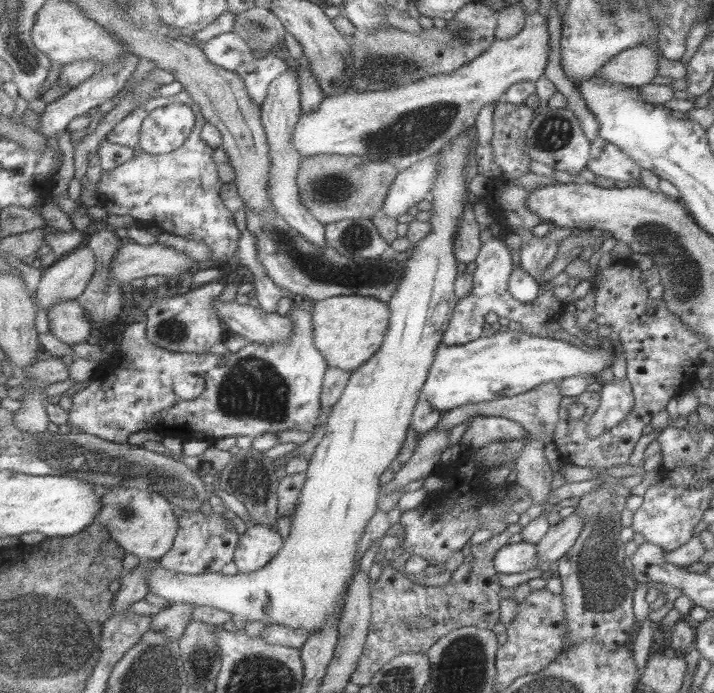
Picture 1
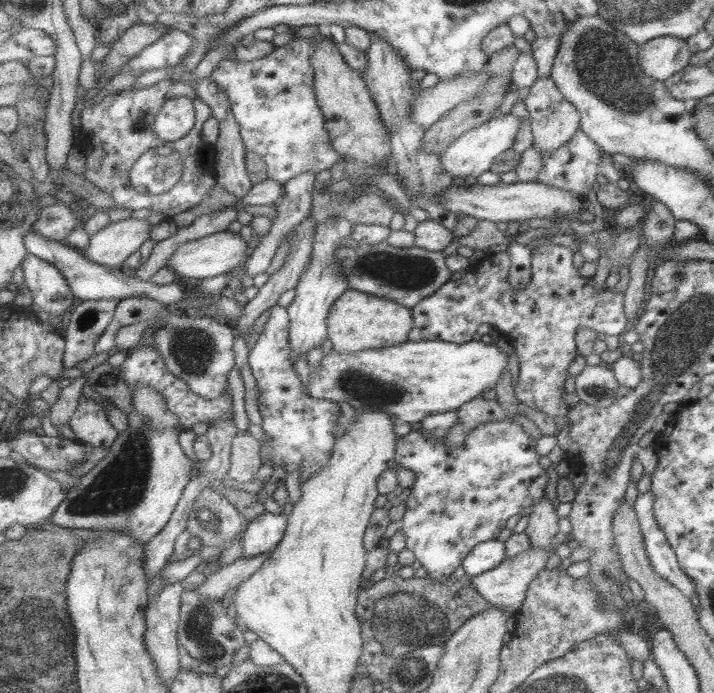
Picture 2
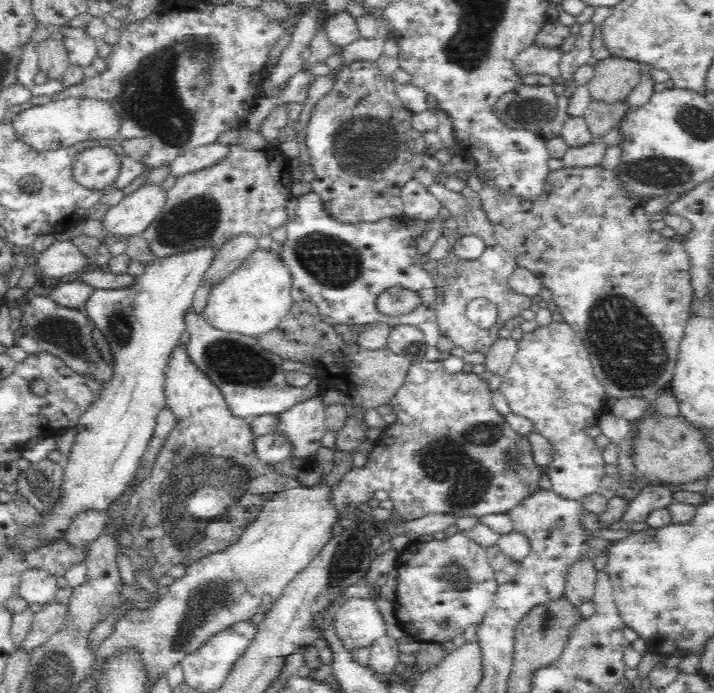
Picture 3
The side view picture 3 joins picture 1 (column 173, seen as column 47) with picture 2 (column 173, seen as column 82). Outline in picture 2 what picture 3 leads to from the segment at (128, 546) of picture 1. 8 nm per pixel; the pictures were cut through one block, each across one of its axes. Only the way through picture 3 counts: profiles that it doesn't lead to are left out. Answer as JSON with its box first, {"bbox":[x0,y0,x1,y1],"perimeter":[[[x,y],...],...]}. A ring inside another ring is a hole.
{"bbox":[50,385,194,544],"perimeter":[[[145,385],[139,387],[138,392],[133,396],[134,409],[127,414],[128,416],[128,427],[119,433],[116,438],[115,444],[110,448],[109,454],[101,460],[101,462],[93,468],[91,472],[88,472],[85,476],[80,479],[80,483],[75,487],[71,488],[65,500],[63,500],[59,509],[57,509],[50,518],[51,523],[63,526],[63,528],[84,528],[93,531],[129,531],[132,537],[135,537],[139,543],[147,544],[154,536],[161,533],[166,528],[167,523],[171,520],[175,509],[178,508],[179,501],[182,500],[182,496],[186,486],[192,479],[192,473],[194,472],[194,461],[185,454],[181,442],[179,442],[179,436],[181,432],[184,432],[184,426],[181,424],[179,417],[169,410],[167,401],[161,393],[158,393],[155,388]]]}

